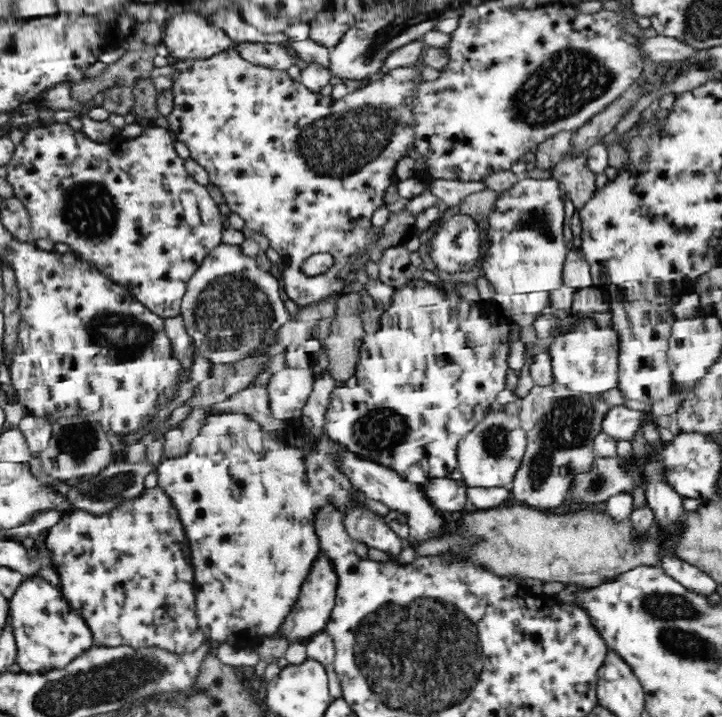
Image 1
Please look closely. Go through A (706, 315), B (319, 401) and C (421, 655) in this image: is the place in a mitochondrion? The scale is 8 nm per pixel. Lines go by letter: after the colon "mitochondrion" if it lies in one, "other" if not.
A: other
B: other
C: mitochondrion

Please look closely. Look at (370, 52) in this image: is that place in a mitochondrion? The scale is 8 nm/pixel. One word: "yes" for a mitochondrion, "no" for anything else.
yes

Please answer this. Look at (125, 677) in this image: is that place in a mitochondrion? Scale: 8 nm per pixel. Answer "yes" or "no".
yes

